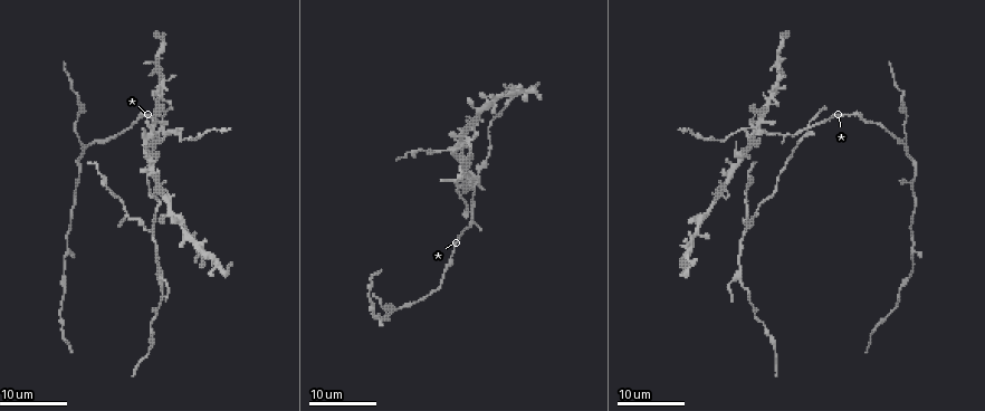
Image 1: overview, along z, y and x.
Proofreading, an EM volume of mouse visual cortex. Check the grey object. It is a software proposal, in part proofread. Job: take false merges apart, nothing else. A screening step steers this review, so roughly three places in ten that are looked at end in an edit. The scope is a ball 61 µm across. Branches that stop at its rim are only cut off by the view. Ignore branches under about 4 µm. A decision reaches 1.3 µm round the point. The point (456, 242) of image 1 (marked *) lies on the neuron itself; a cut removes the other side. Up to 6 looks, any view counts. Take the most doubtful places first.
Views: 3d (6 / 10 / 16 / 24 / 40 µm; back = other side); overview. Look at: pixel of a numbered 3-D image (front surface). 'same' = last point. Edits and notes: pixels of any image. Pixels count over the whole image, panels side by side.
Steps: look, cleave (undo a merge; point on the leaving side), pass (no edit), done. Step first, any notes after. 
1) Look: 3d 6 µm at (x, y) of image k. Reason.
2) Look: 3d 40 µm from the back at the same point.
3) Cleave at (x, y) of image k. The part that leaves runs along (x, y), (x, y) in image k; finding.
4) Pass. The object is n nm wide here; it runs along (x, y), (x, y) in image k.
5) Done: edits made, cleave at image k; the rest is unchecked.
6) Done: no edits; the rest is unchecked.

Look: 3d 24 µm at (150, 229) of image 1. Three-way junction.

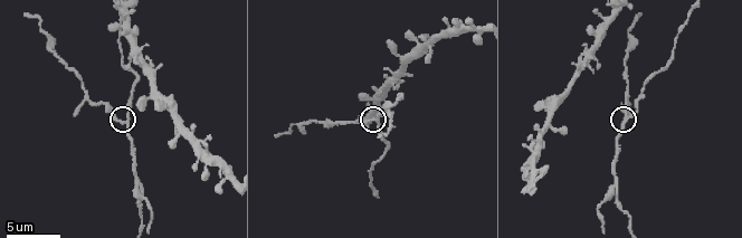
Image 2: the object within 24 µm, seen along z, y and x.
Look: 3d 6 µm at (122, 124) of image 2. Closer look.

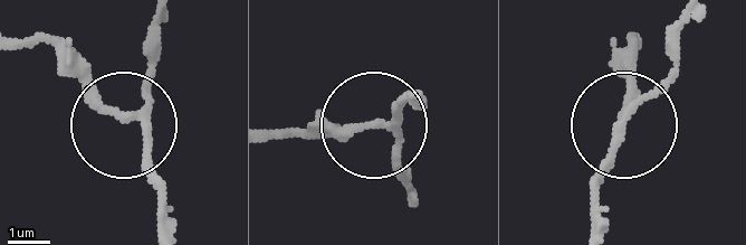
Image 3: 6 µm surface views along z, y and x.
Look: 3d 6 µm from the back at (624, 118) of image 3.

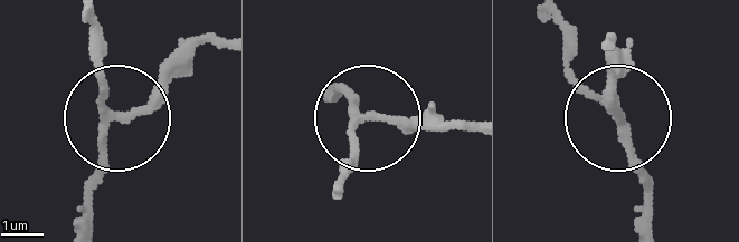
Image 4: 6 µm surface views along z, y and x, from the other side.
Pass. 3 arms meet here; one neuron here.

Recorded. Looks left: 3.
Look: 3d 24 µm at (804, 130) of image 1. Four or more arms meet.

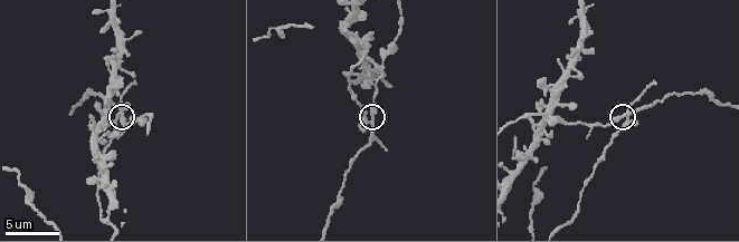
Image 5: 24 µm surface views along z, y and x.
Look: 3d 10 µm at (372, 118) of image 5. Closer look.

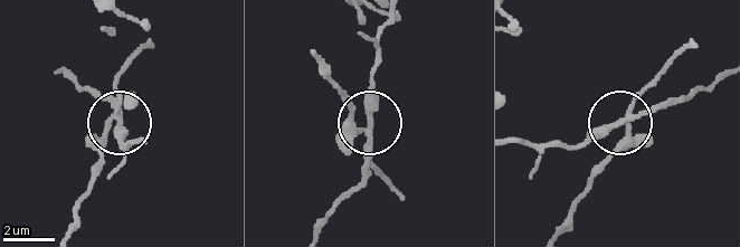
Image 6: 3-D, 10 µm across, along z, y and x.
Pass. 4 arms meet here; it runs along (318, 227), (358, 182), (367, 157), (373, 63) in image 6; all the same neuron.

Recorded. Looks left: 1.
Look: 3d 16 µm at (383, 51) of image 5. Three arms meet.

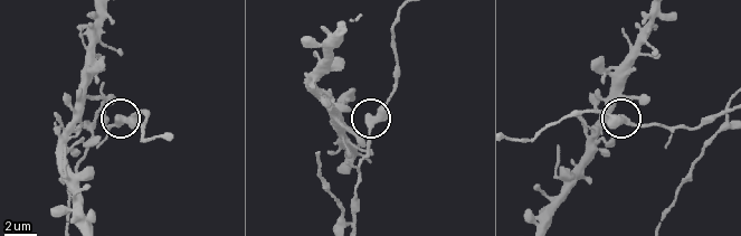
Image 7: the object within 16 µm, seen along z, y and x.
Pass. 3 arms meet here; continuous, no second neuron.

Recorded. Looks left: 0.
Done: no edits; the rest is unchecked.

